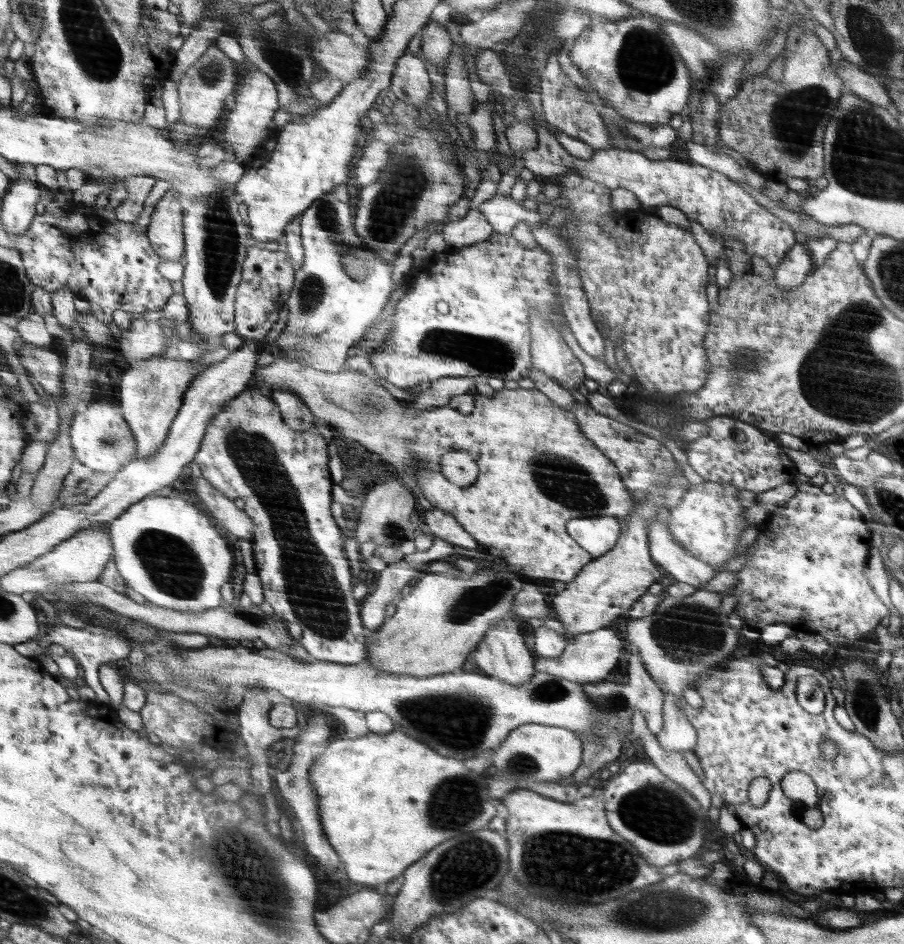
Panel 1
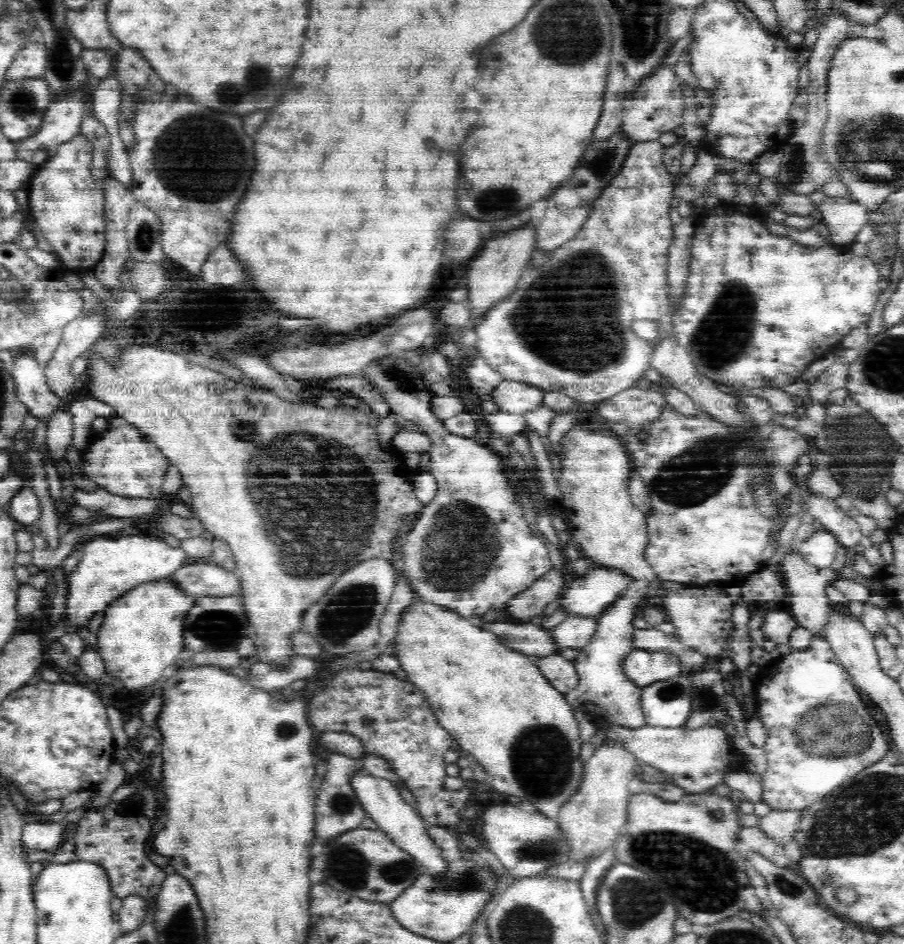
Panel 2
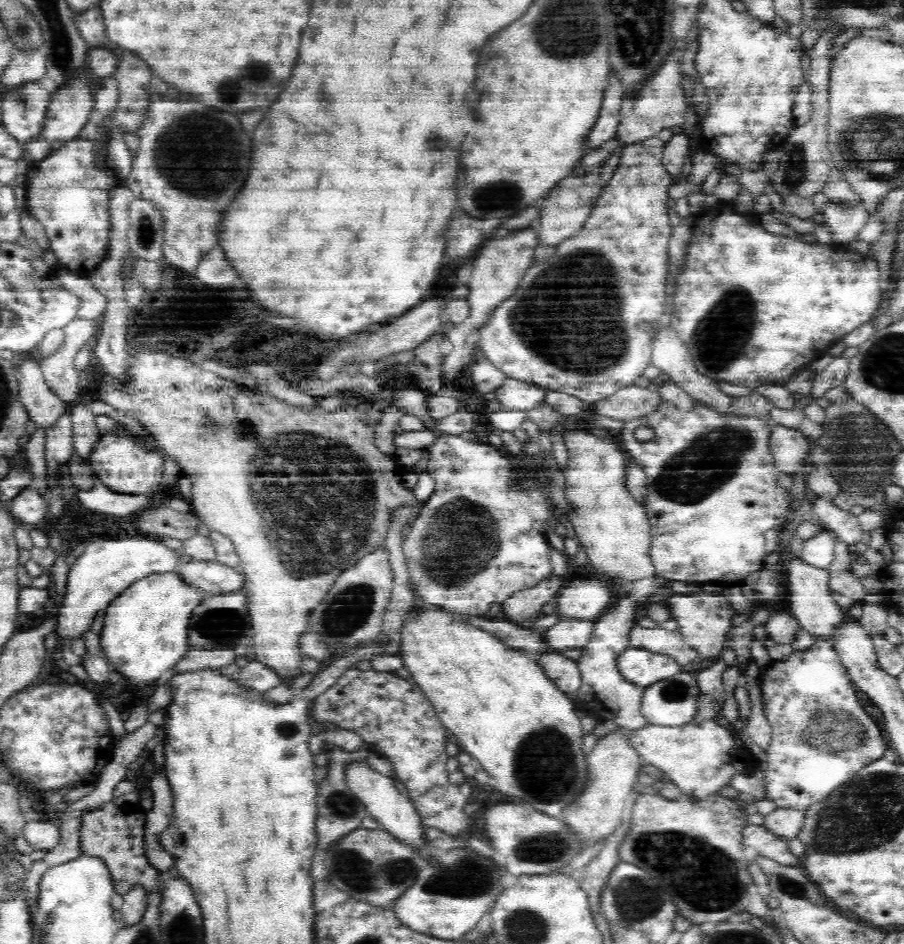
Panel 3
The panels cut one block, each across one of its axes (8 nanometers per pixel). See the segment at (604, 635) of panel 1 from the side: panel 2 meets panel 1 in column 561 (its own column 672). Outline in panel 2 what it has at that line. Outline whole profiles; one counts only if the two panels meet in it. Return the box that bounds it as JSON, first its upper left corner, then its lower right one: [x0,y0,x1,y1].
[621,649,684,687]

